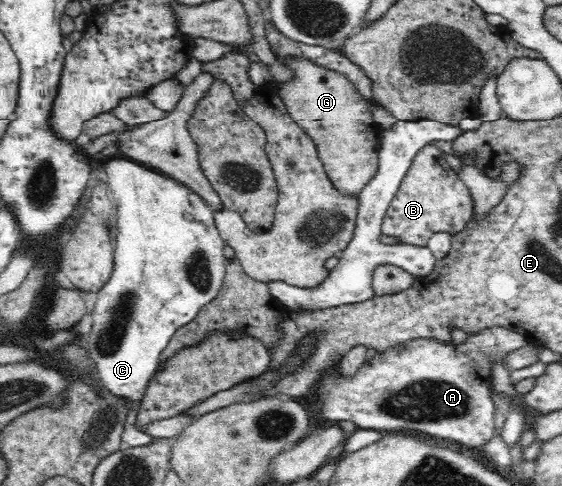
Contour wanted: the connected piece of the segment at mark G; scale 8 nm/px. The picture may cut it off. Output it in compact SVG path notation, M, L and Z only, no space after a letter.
M276 57L276 59L295 75L295 79L290 82L274 85L286 105L289 115L316 143L320 161L324 165L328 178L334 183L334 187L352 198L358 199L367 182L377 173L377 158L382 137L381 128L373 120L369 102L356 91L356 87L350 83L350 80L340 73L328 71L306 59L295 59L294 61L286 61L280 57Z

